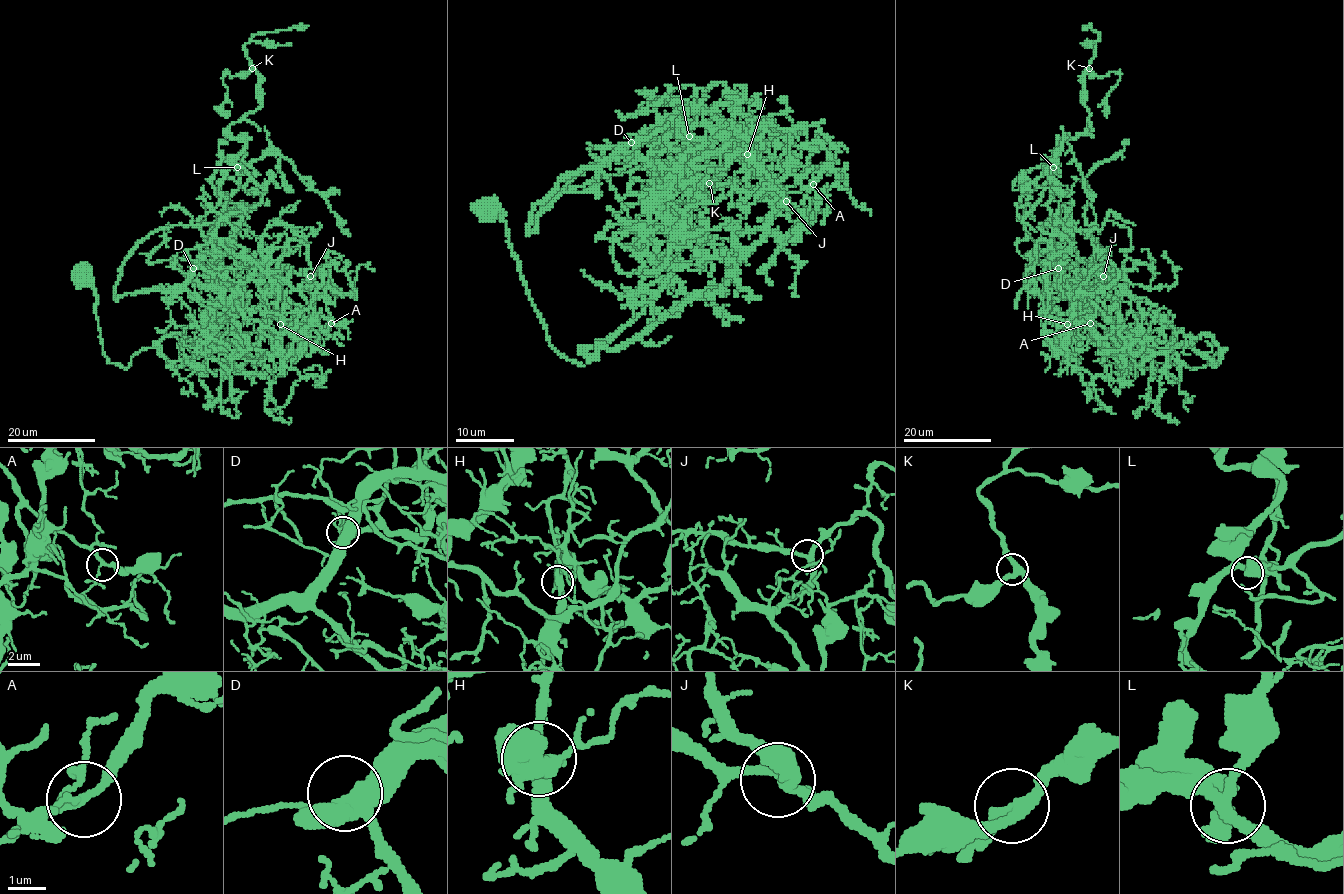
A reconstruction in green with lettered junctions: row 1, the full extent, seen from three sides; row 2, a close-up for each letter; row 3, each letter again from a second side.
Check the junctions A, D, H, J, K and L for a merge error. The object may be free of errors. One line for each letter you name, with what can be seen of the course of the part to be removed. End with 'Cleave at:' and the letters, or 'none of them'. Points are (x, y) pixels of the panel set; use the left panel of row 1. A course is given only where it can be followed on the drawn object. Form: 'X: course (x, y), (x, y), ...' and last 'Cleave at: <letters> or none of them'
A: course (331, 323), (232, 252), (116, 299), (144, 239), (221, 216), (254, 69), (222, 75), (229, 111)
Cleave at: A

